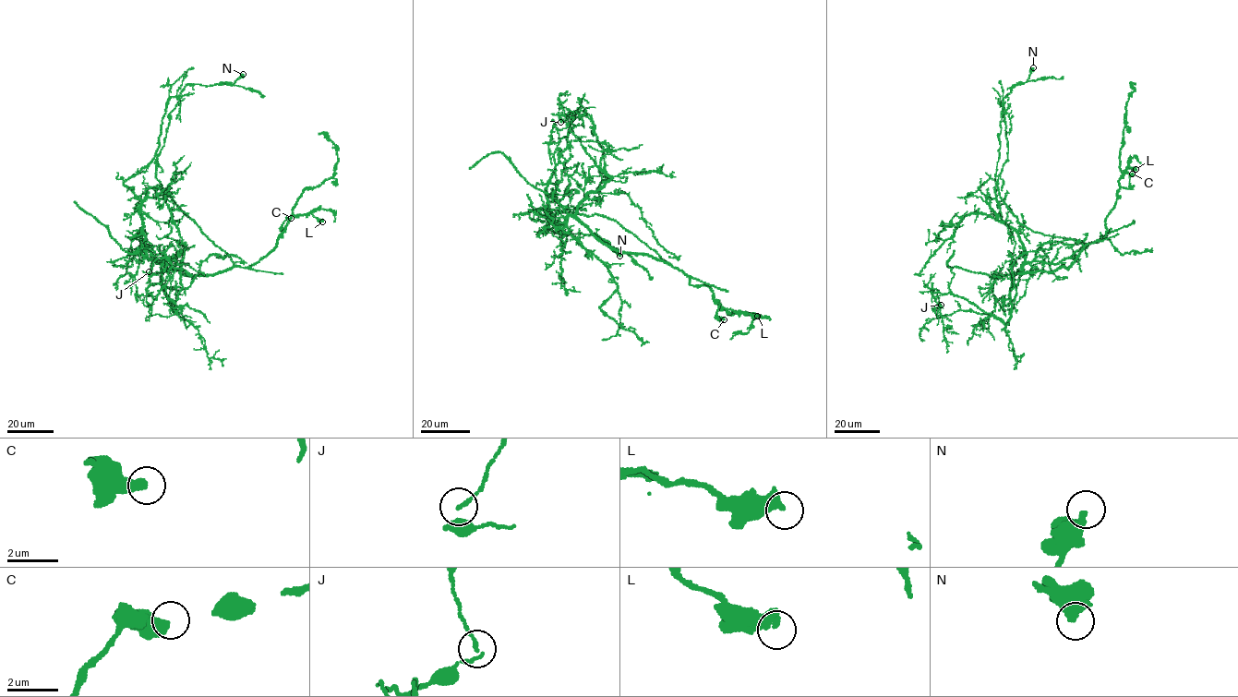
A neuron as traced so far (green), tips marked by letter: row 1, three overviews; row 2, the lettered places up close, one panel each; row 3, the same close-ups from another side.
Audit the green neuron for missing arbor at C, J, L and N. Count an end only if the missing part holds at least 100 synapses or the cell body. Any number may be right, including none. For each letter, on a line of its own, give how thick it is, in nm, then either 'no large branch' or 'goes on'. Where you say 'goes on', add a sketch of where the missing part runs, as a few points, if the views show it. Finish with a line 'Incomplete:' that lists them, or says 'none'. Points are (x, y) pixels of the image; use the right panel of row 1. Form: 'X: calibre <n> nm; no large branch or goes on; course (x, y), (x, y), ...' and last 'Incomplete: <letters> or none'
C: calibre 480 nm; no large branch
J: calibre 90 nm; no large branch
L: calibre 500 nm; no large branch
N: calibre 460 nm; no large branch
Incomplete: none

